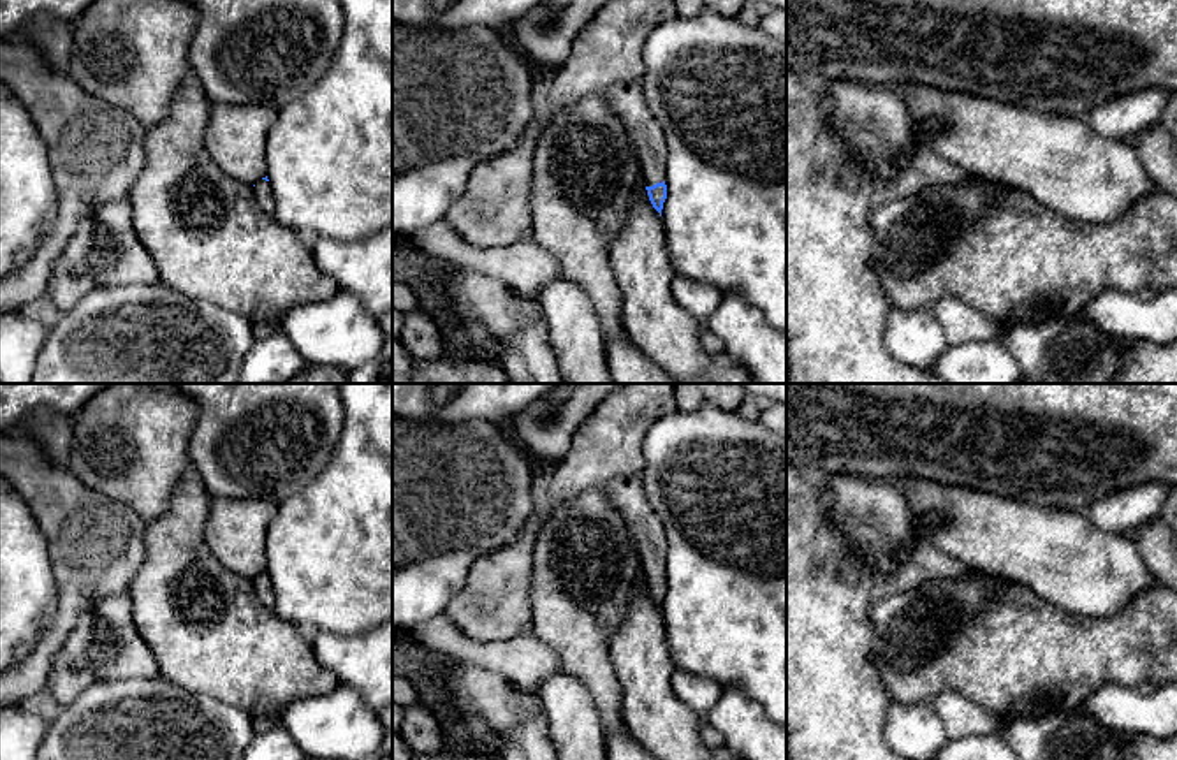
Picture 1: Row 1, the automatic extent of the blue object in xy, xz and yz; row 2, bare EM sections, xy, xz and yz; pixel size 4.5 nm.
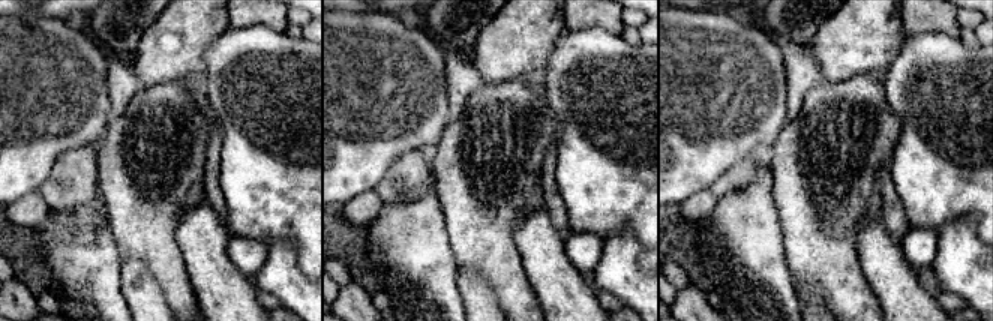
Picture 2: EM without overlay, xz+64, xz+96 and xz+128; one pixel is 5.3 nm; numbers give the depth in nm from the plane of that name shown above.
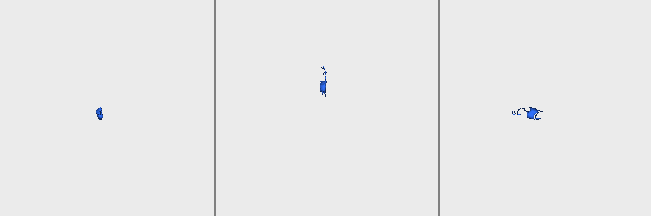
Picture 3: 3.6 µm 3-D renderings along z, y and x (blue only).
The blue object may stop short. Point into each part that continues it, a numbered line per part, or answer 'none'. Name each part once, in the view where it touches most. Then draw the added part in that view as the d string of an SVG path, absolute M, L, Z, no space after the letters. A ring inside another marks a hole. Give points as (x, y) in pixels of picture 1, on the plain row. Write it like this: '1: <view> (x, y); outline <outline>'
1: xy (263, 586); outline M260 574L255 581L253 581L253 589L257 598L262 602L262 605L266 609L274 607L274 593L273 593L273 584L271 584L271 577L266 574Z
2: xz (627, 493); outline M640 473L621 475L607 482L602 491L632 530L646 581L665 575L669 551L665 528L647 501Z

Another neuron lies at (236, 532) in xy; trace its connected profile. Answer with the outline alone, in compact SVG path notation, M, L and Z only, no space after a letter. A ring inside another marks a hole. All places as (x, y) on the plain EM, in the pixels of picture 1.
M213 498L204 540L225 568L253 581L267 570L267 528L276 512L267 498Z

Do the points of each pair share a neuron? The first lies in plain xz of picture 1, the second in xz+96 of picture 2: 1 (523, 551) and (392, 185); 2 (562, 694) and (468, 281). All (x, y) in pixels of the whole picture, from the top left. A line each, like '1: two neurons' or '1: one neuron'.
1: one neuron
2: one neuron

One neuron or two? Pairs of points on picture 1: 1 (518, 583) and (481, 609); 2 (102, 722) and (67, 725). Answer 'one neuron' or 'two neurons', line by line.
1: one neuron
2: one neuron

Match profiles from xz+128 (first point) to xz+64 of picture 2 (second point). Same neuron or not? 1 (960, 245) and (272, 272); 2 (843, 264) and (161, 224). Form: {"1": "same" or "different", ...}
{"1": "same", "2": "same"}

